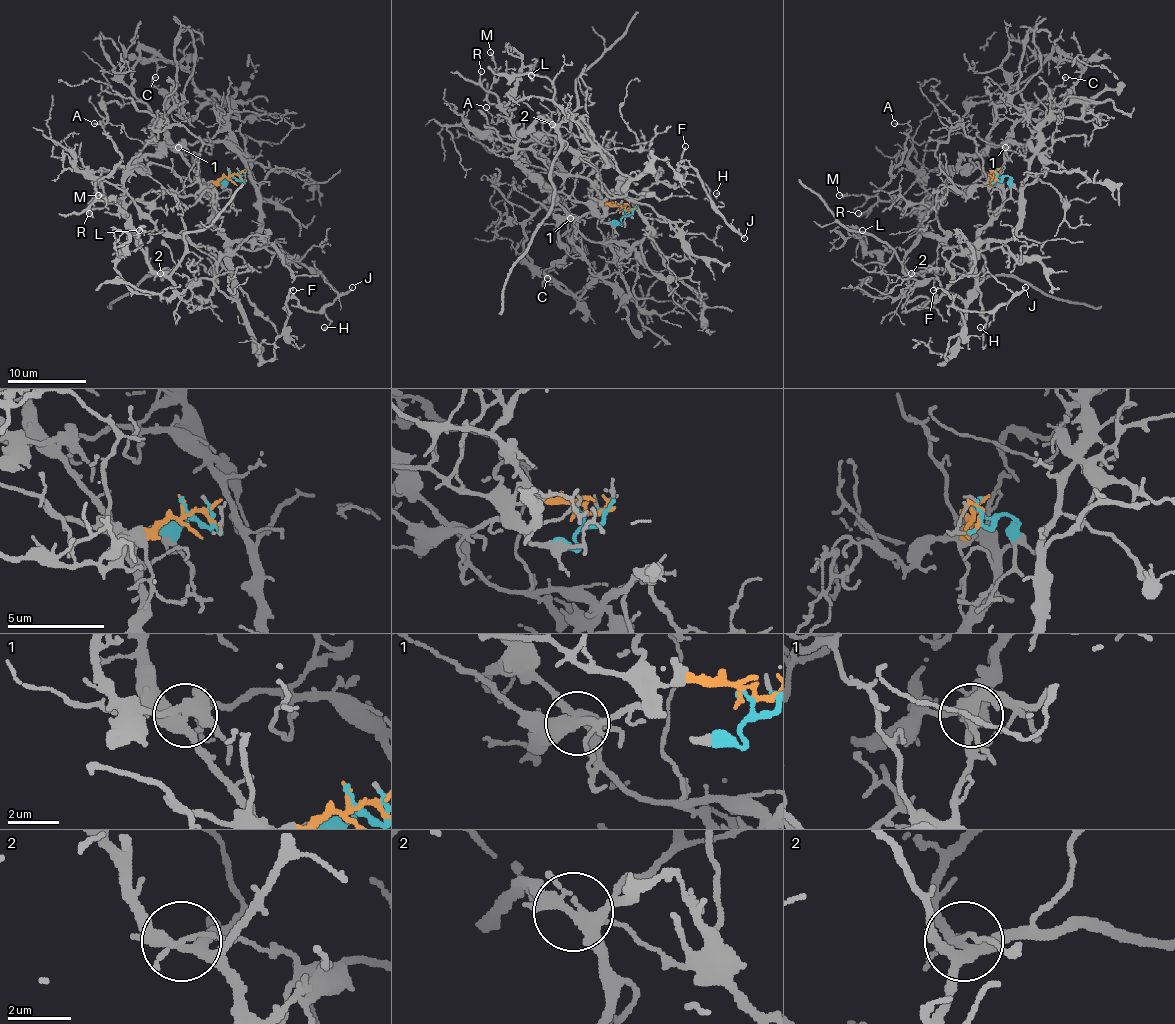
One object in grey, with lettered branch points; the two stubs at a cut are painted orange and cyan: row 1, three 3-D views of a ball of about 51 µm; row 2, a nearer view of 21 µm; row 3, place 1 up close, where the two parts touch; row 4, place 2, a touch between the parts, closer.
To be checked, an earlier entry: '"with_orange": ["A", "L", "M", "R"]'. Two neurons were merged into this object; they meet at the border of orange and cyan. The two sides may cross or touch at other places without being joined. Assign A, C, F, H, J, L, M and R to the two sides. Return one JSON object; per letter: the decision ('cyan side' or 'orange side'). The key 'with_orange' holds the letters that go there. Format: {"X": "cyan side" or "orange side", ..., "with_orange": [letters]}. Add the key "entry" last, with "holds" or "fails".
{"A": "orange side", "C": "cyan side", "F": "cyan side", "H": "cyan side", "J": "cyan side", "L": "orange side", "M": "orange side", "R": "orange side", "with_orange": ["A", "L", "M", "R"], "entry": "holds"}

